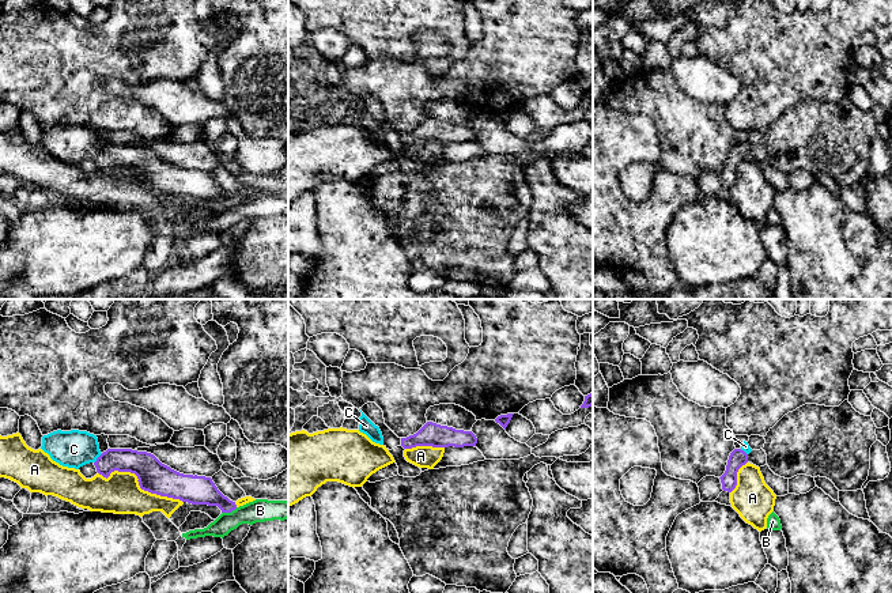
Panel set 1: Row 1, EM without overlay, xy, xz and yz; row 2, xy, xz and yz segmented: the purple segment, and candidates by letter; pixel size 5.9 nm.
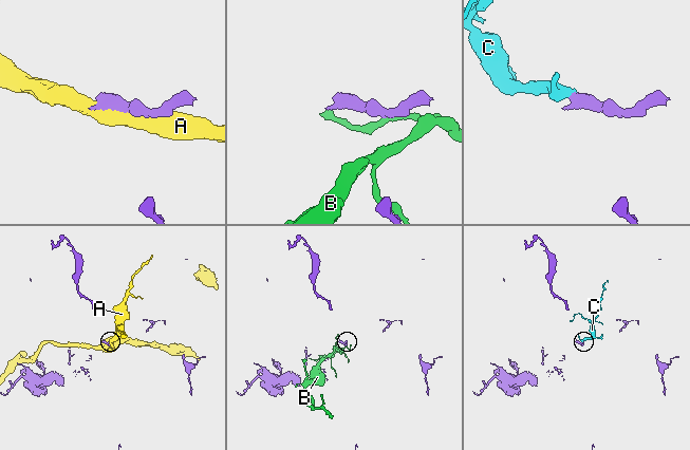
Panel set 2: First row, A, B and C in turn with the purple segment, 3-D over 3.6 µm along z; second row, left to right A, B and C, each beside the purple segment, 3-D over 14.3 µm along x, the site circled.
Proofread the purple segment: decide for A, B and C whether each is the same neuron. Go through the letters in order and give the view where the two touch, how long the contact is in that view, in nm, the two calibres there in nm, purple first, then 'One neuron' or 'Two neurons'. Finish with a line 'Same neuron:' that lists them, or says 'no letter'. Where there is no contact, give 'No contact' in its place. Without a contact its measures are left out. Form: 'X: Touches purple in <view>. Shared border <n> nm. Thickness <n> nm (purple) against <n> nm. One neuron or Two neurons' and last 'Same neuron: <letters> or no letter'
A: Touches purple in xy. Shared border 550 nm. Thickness 190 nm (purple) against 240 nm. Two neurons
B: Touches purple in xy. Shared border 100 nm. Thickness 180 nm (purple) against 140 nm. Two neurons
C: Touches purple in xy. Shared border 80 nm. Thickness 140 nm (purple) against 220 nm. One neuron
Same neuron: C

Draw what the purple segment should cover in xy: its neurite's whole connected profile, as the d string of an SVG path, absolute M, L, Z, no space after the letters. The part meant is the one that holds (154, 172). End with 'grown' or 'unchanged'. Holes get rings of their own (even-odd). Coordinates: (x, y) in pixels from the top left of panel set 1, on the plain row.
M53 126L42 132L41 144L50 151L50 154L63 162L79 165L80 162L92 158L97 167L103 173L109 173L112 167L131 167L137 171L141 185L160 192L179 194L192 200L218 201L222 208L231 208L237 204L235 197L224 192L211 173L197 170L184 170L170 162L162 159L154 150L147 147L137 147L132 144L107 144L99 146L98 133L87 126Z | grown

